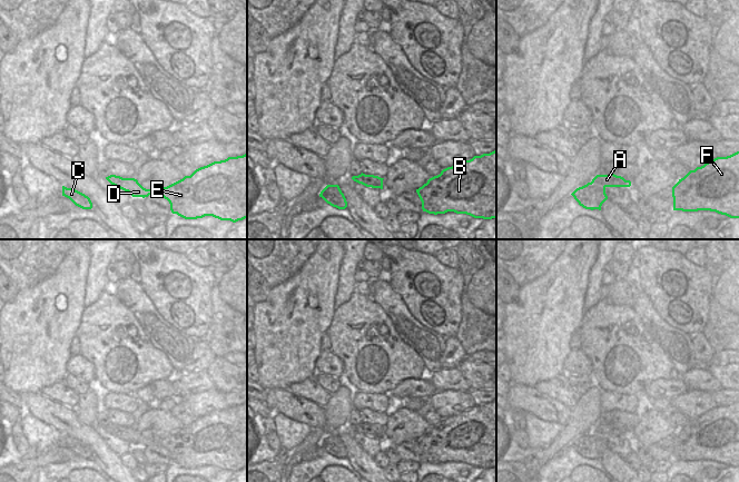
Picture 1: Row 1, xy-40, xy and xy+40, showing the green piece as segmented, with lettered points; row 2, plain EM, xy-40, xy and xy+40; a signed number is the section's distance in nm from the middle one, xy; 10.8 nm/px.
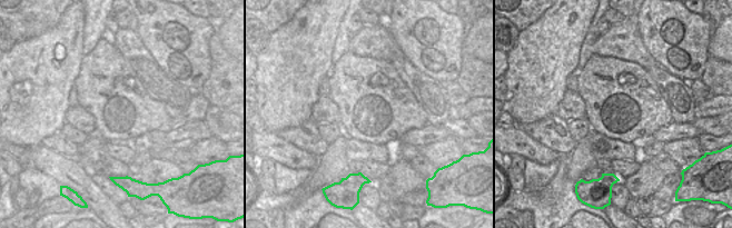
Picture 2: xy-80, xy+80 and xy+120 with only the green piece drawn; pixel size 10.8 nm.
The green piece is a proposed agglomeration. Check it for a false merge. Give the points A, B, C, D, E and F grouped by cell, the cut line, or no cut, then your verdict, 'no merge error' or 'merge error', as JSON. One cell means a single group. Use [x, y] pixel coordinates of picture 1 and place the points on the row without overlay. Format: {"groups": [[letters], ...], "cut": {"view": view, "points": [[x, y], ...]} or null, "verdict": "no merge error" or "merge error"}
{"groups": [["A", "B", "C", "D", "E", "F"]], "cut": null, "verdict": "no merge error"}

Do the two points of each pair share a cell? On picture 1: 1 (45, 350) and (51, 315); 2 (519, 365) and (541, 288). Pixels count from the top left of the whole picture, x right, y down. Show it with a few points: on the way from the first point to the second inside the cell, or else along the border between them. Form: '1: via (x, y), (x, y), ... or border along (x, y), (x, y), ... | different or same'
1: via (45, 341), (45, 324) | same
2: via (536, 346), (541, 307) | same

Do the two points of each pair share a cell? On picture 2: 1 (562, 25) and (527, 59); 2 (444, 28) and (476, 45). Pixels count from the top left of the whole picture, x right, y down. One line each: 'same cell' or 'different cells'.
1: same cell
2: different cells

